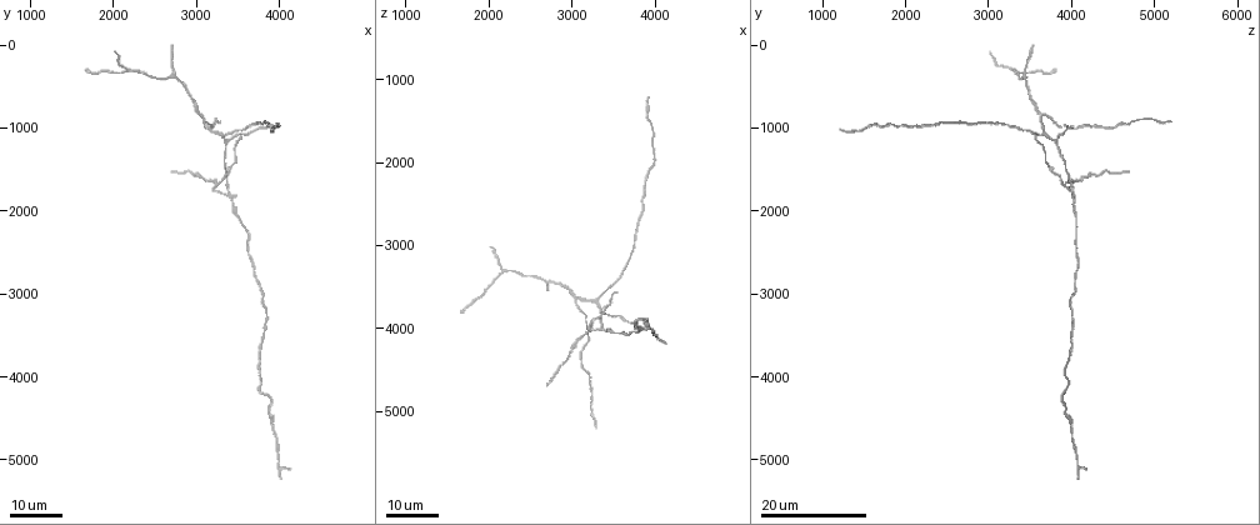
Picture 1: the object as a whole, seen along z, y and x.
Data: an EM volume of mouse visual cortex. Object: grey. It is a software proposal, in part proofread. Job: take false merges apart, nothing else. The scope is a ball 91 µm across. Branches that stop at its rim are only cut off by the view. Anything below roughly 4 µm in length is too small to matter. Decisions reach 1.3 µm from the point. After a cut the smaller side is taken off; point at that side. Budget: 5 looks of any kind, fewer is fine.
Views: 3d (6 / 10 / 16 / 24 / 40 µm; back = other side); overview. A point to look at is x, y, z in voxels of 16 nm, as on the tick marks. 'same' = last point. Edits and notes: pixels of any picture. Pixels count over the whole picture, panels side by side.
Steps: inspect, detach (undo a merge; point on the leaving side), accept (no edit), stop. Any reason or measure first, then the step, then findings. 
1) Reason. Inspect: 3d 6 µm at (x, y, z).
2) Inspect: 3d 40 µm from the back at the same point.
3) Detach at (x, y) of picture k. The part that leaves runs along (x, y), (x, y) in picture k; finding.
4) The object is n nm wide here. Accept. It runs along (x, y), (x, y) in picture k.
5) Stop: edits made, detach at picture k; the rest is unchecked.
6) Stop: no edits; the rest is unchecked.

Inspect: 3d 16 µm at (3300, 1100, 3650).

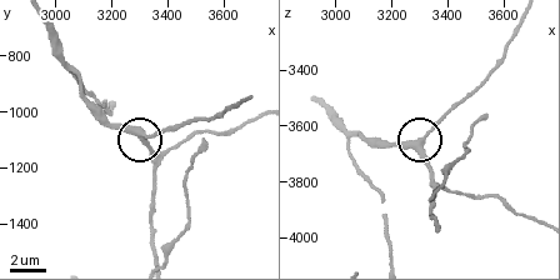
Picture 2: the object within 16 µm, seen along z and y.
Inspect: 3d 10 µm at (3300, 1080, 3640).

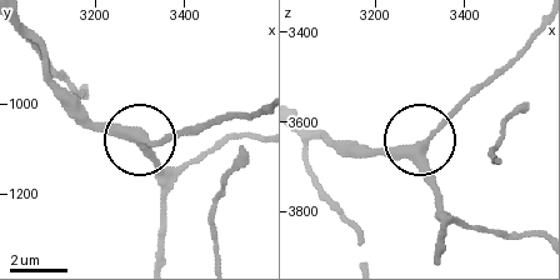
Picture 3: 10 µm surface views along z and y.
3 arms meet here. Accept. One neuron here.

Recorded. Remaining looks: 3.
Three arms meet. Inspect: 3d 16 µm at (3050, 800, 3600).

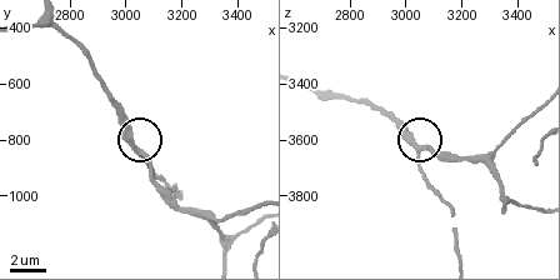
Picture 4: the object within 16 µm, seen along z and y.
Zoom in. Inspect: 3d 6 µm at (3050, 830, 3630).

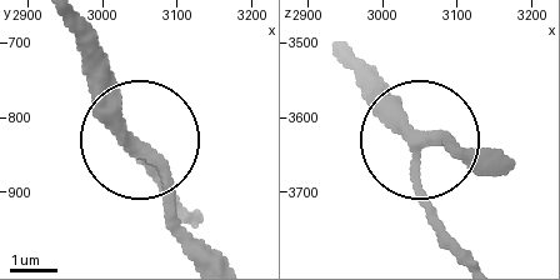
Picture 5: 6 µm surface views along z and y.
Inspect: 3d 6 µm from the back at (3040, 840, 3630).

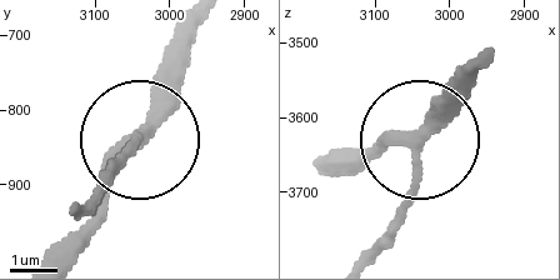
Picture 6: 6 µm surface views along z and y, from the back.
Accept. Continuous, no second neuron.

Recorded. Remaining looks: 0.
Stop: no edits; the rest is unchecked.

